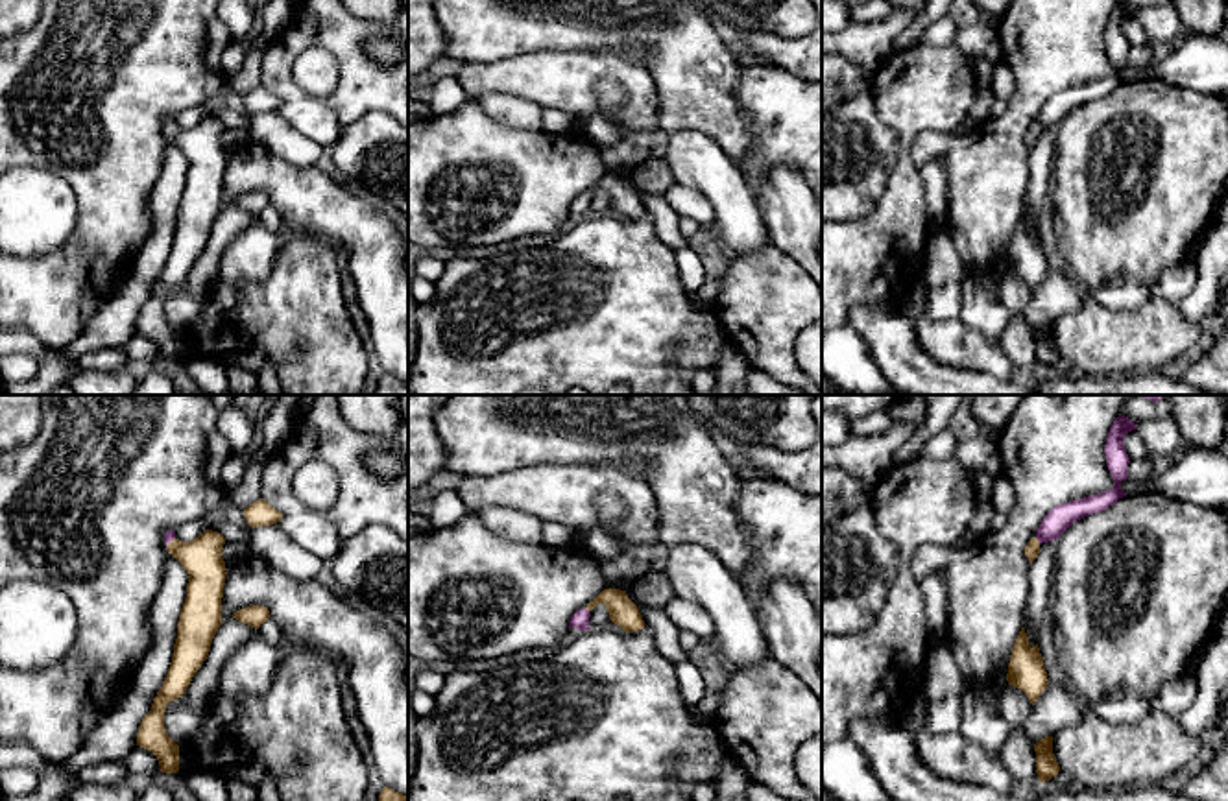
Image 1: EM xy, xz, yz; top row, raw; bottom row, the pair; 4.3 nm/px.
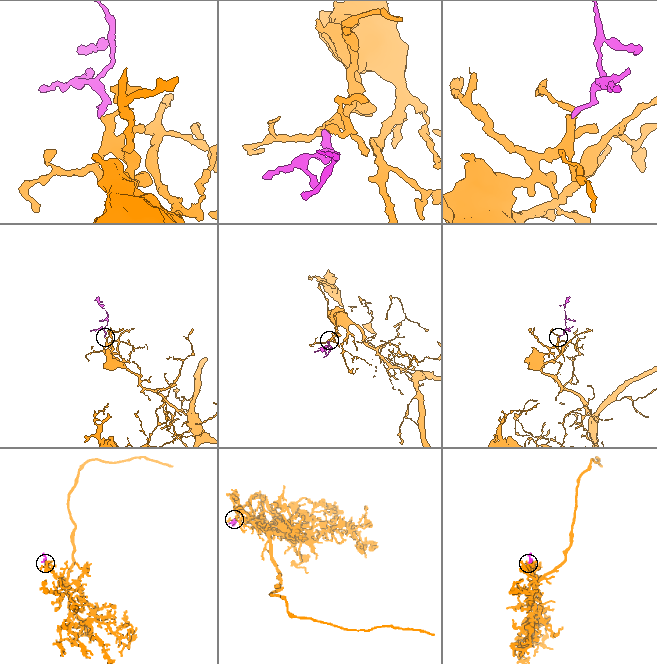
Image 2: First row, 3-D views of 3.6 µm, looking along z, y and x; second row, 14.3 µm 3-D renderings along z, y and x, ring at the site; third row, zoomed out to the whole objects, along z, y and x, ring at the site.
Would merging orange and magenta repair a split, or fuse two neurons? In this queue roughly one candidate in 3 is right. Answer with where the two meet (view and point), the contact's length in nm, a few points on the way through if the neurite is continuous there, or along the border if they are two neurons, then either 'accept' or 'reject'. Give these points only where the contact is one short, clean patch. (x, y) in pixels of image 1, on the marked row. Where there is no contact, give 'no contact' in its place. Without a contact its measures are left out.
yz (1038, 541) | 40 nm | across yz (1033, 547), (1038, 541), (1060, 517) | accept

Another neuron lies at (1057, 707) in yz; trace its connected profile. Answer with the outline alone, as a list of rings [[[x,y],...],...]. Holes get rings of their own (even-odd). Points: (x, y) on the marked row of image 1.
[[[1049,683],[1030,714],[1025,718],[1021,731],[1032,744],[1045,736],[1054,736],[1062,729],[1075,727],[1091,714],[1069,687]]]

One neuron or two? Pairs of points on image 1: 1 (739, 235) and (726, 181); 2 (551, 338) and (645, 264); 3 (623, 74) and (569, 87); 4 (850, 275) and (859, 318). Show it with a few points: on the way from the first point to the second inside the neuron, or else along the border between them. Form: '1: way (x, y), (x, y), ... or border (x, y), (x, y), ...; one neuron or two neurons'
1: way (739, 222), (730, 194); one neuron
2: way (575, 323), (588, 320), (621, 286); one neuron
3: way (610, 71), (586, 71), (582, 74); one neuron
4: border (898, 307), (855, 305), (844, 322); two neurons

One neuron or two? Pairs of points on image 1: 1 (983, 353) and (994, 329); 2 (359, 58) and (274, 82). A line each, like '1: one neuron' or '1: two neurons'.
1: two neurons
2: one neuron

